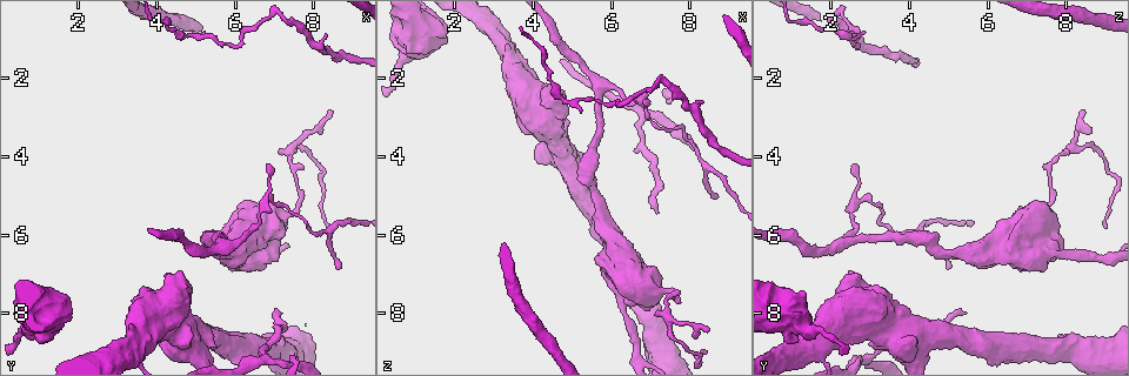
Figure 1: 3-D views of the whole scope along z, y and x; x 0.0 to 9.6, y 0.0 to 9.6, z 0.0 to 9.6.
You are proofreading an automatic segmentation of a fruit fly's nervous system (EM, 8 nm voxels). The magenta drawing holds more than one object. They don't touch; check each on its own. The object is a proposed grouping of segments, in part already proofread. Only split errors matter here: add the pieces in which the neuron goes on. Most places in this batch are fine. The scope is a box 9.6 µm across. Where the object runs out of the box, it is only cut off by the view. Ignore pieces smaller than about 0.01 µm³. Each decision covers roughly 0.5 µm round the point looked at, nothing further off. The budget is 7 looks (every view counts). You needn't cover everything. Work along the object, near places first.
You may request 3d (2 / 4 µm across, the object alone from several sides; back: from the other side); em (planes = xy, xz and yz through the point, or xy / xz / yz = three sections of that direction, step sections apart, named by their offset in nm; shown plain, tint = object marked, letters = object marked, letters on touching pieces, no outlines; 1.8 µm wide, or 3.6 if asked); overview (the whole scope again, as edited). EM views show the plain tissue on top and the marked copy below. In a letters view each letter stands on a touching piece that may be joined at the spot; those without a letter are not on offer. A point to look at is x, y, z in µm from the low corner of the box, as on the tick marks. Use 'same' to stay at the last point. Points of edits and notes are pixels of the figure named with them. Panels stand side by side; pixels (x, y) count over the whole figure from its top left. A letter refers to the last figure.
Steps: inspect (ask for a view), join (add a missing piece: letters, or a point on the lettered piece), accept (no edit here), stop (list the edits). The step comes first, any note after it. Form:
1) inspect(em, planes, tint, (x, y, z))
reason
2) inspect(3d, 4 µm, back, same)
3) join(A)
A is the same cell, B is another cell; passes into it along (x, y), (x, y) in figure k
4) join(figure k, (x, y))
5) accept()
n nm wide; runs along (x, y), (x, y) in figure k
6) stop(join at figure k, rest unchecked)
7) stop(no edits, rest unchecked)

inspect(3d, 4 µm, (1.20, 8.80, 1.05))
branch stops here

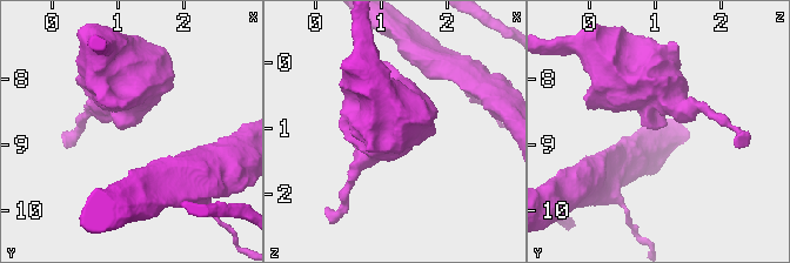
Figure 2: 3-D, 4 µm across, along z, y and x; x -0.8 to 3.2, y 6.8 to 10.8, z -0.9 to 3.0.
inspect(em, planes, letters, (1.15, 8.80, 1.10))
need the tissue

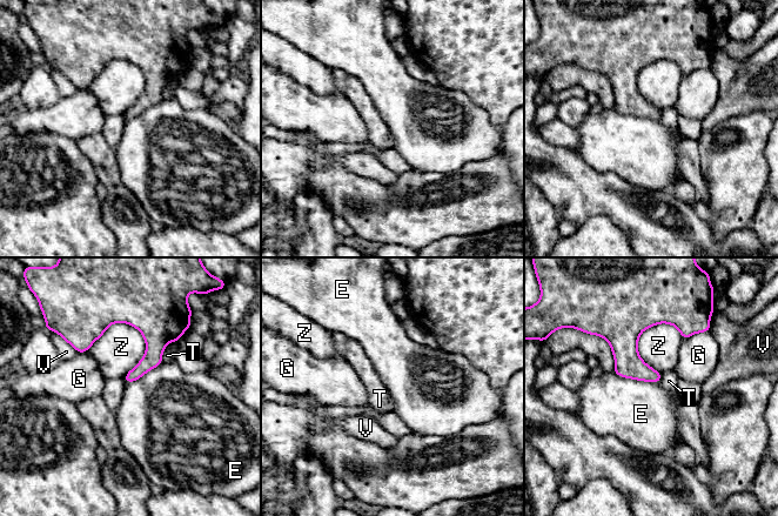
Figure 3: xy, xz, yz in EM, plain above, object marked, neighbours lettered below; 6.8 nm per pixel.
accept()
E, G, T, V and Z are other cells; runs along (174, 335), (113, 320), (75, 344) in figure 3; none of them fits

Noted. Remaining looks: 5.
inspect(em, 3.6 µm, xy, step 8, tint, (4.85, 0.85, 2.60))
calibre changes

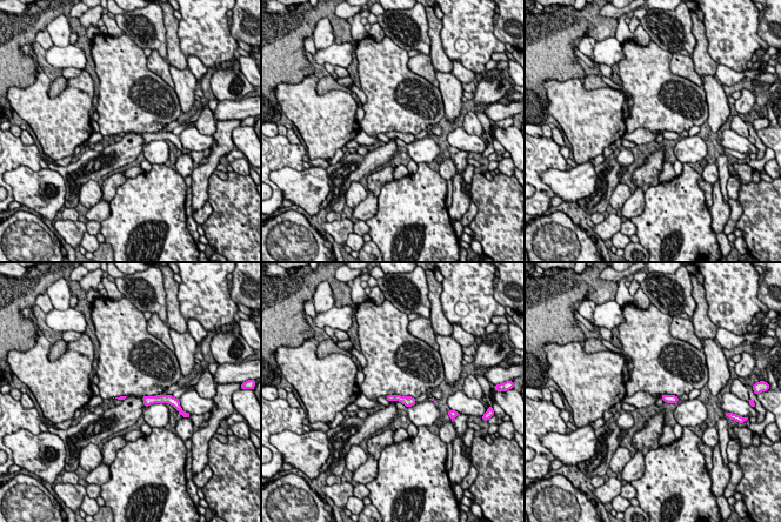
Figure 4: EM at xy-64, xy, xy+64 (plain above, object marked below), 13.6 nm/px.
inspect(em, 3.6 µm, planes, letters, same)
another direction

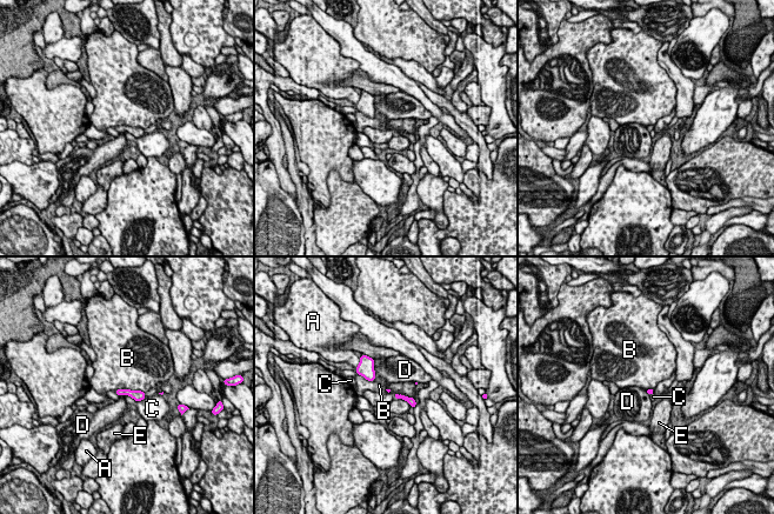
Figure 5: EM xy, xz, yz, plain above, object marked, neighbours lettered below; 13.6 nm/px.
accept()
A, B, C, D and E are other cells; none of them fits

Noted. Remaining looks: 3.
inspect(em, planes, letters, (7.15, 7.95, 5.40))
long arm stops here

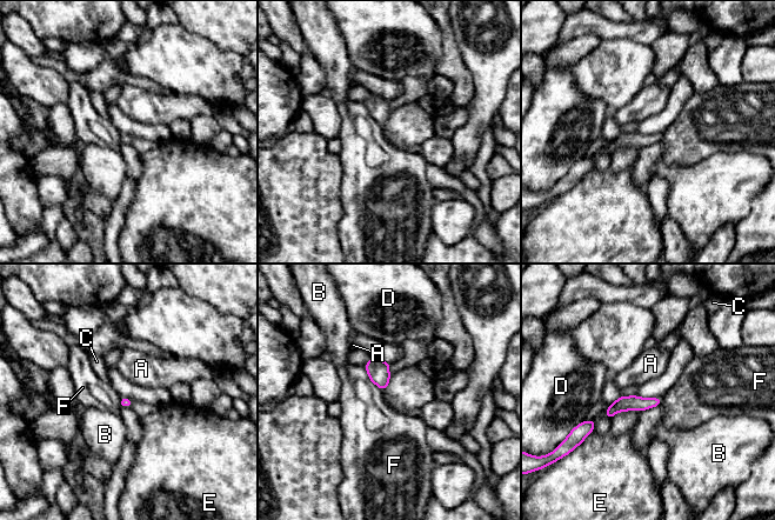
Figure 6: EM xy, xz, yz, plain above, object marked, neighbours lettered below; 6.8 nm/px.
accept()
A, B, C, D, E and F are other cells; runs along (657, 400), (622, 404), (608, 412) in figure 6; no lettered piece goes on from it

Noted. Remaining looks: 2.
stop(no edits, rest unchecked)

